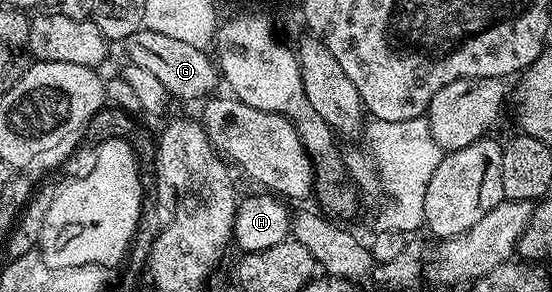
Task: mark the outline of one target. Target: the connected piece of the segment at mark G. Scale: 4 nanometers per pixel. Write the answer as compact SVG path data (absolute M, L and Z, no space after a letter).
M142 27L125 37L123 48L129 56L128 64L144 67L151 75L156 75L170 98L182 97L185 101L200 102L216 90L213 88L216 87L217 81L219 85L219 70L214 58L206 50L183 43L182 40L171 39L168 35Z

